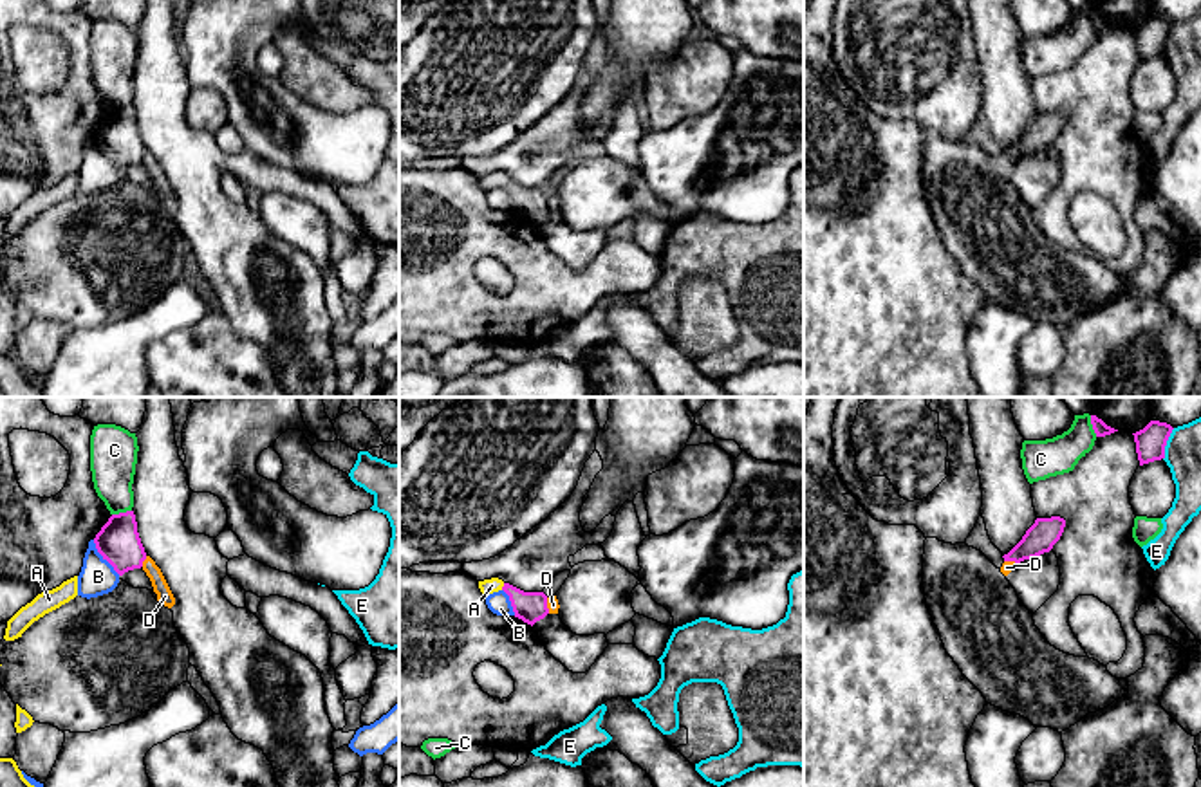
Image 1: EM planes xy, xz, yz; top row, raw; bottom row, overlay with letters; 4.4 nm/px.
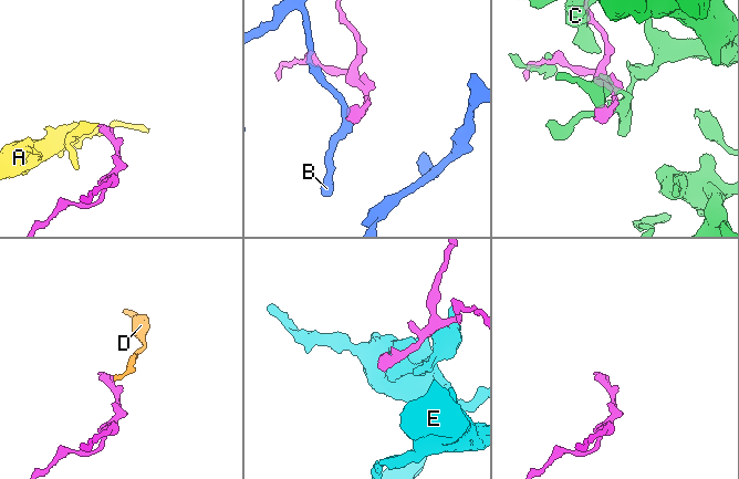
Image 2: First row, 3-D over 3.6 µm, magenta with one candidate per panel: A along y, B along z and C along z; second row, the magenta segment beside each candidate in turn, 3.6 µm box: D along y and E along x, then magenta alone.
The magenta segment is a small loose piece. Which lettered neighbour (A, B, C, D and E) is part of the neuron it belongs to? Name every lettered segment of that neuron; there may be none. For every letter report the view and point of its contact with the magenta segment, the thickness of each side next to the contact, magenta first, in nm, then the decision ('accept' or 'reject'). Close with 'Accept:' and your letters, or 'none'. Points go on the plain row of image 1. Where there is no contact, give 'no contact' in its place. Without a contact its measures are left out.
A: xz (502, 183) | 140/70 nm | accept
B: xy (103, 154) | 190/160 nm | reject
C: xy (121, 109) | 190/200 nm | reject
D: xy (143, 156) | 190/70 nm | reject
E: yz (1165, 40) | 140/160 nm | reject
Accept: A

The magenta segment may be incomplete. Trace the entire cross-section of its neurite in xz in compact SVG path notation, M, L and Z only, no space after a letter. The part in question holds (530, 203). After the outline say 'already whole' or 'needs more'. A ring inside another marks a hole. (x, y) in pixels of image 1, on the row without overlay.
M498 173L479 177L479 184L484 191L504 186L509 191L515 213L531 222L549 209L547 191L544 188L524 188Z | needs more

